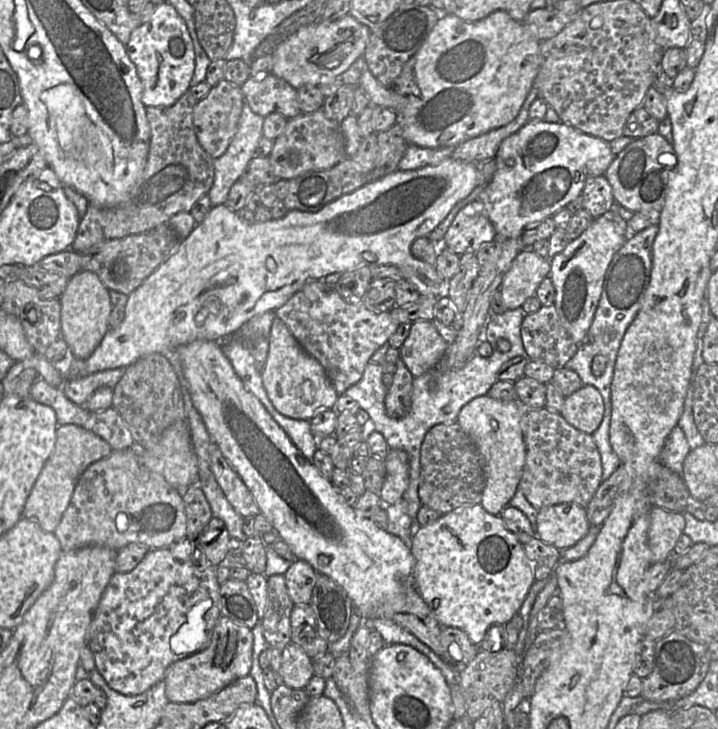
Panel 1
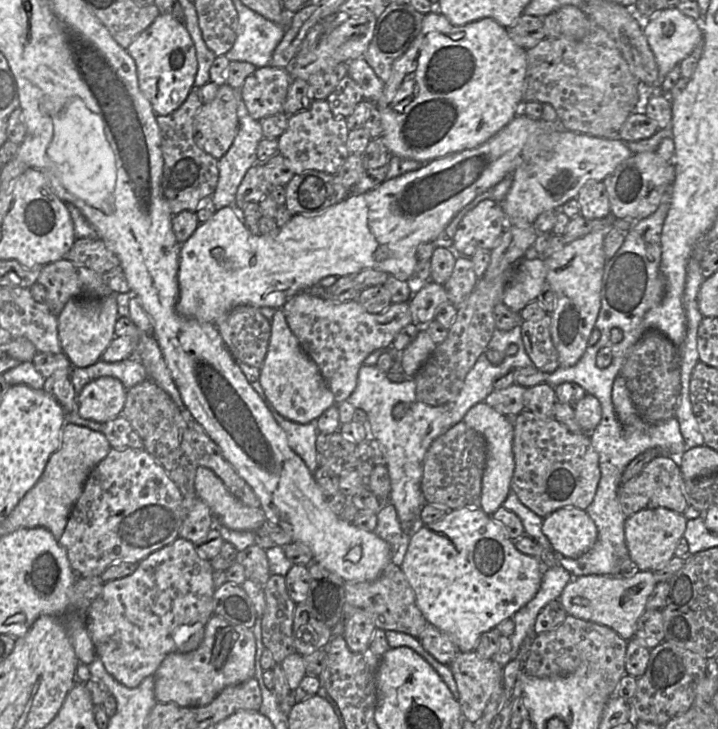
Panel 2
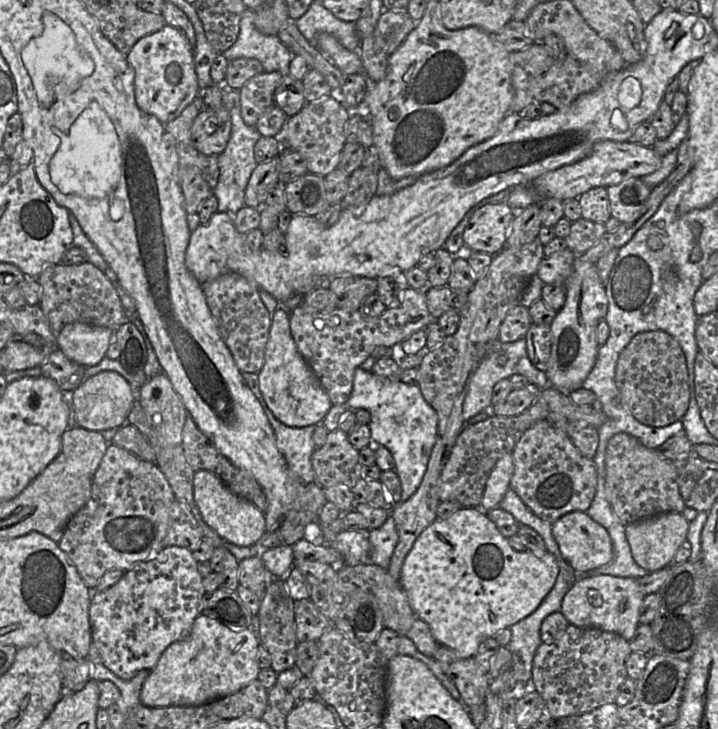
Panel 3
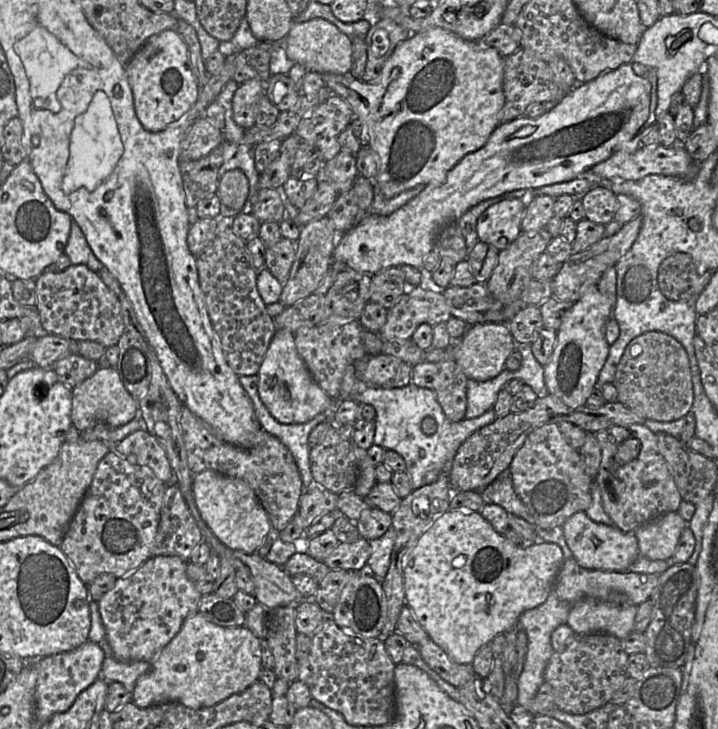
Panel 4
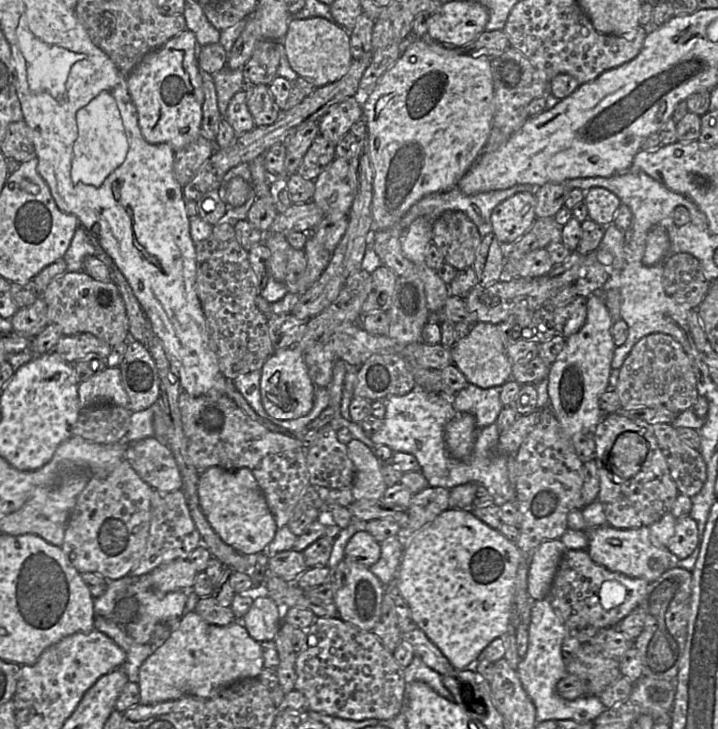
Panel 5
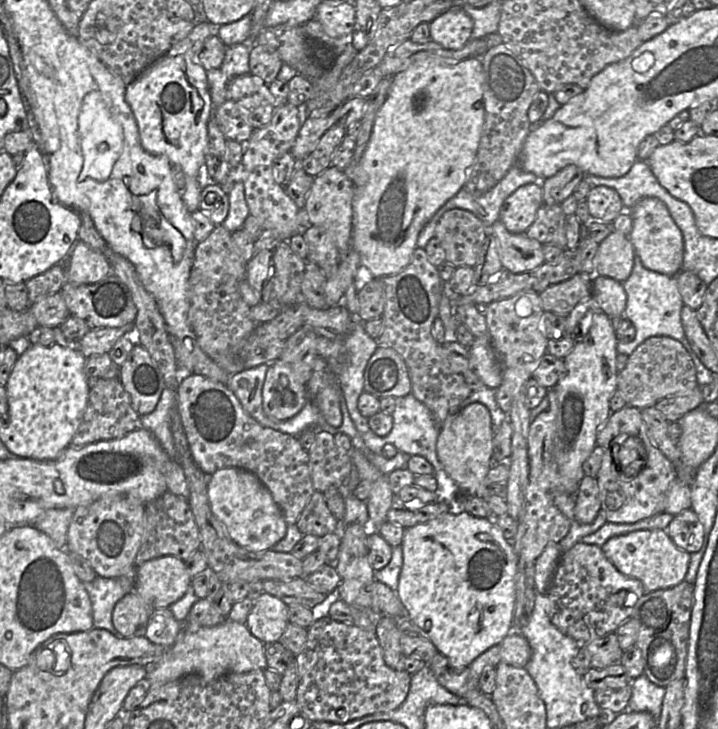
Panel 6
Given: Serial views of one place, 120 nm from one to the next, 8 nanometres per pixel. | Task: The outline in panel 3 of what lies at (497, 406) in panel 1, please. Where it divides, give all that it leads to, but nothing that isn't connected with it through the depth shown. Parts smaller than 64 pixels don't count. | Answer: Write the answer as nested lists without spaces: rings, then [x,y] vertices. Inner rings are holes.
[[[507,453],[497,461],[486,482],[480,509],[488,512],[499,506],[510,488],[512,475],[513,455],[512,453]]]

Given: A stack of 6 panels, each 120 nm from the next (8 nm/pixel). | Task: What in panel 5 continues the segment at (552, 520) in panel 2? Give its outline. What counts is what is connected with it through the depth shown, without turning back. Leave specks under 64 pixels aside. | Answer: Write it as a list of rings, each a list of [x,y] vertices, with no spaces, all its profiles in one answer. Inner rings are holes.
[[[573,509],[567,515],[568,528],[586,531],[589,544],[586,549],[596,564],[632,578],[641,578],[649,583],[657,580],[665,571],[677,567],[677,560],[667,547],[655,546],[651,543],[649,527],[634,529],[617,529],[608,524],[589,528],[581,509]]]

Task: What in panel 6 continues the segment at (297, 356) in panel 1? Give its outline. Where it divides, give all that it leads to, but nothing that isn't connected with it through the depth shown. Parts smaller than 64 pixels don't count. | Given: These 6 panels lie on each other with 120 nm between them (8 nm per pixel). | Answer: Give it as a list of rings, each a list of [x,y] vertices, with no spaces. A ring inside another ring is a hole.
[[[277,359],[269,364],[262,388],[262,408],[265,415],[278,420],[290,419],[302,410],[307,400],[306,385],[299,381],[287,363]]]

